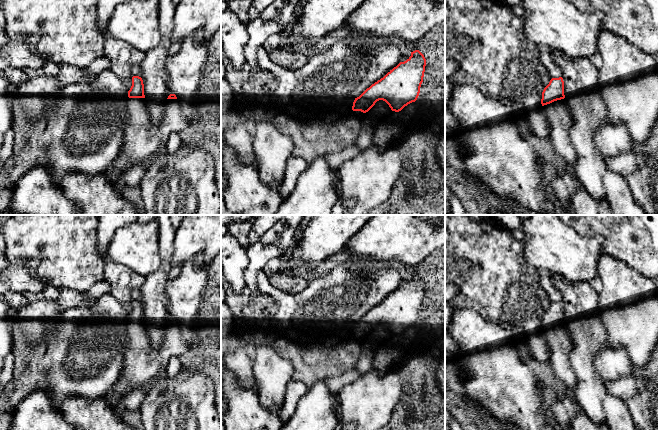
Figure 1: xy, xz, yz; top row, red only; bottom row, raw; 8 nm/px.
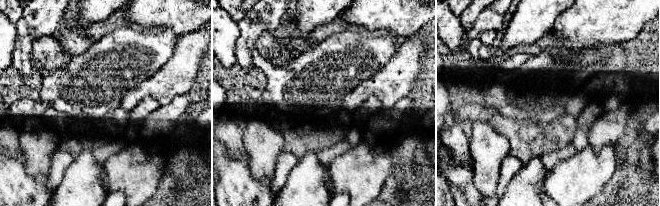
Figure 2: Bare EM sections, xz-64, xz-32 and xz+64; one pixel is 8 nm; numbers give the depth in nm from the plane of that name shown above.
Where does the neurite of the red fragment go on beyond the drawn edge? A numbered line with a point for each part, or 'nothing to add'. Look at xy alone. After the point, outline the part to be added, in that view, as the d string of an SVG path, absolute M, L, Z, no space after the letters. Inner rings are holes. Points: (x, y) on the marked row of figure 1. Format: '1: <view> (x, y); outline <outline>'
1: xy (139, 144); outline M126 98L128 113L128 124L124 130L124 143L118 156L111 166L105 171L106 179L115 187L121 187L121 176L136 164L143 164L143 161L157 153L166 145L169 135L173 132L181 132L189 127L190 122L184 116L177 99L164 100L164 113L155 134L151 132L152 121L144 98Z

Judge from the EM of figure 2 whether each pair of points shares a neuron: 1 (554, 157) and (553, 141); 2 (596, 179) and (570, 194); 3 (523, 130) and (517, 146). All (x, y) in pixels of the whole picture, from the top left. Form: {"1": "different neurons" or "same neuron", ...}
{"1": "different neurons", "2": "same neuron", "3": "same neuron"}

